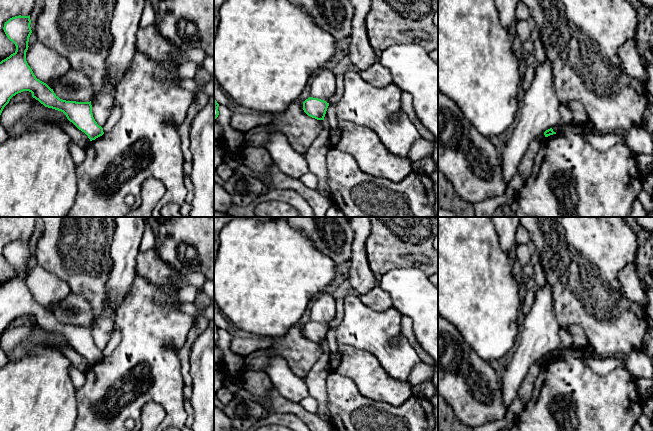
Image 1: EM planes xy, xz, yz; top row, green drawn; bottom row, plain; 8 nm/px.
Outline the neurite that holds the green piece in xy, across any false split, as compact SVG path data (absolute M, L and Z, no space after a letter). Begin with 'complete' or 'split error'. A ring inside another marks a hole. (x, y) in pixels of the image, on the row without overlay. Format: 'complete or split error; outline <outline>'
complete; outline M15 240L4 248L4 256L16 270L16 275L0 286L0 339L10 323L29 315L45 331L63 336L67 343L84 356L90 365L104 358L93 341L90 326L60 323L46 307L34 299L26 285L29 261L32 257L29 240Z

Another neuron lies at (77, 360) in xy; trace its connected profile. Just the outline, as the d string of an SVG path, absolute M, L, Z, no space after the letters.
M58 343L53 344L53 347L58 349L71 362L71 365L78 370L85 373L90 367L88 360L69 344Z

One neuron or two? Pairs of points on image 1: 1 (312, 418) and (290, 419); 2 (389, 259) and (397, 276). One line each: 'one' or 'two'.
1: two
2: two

